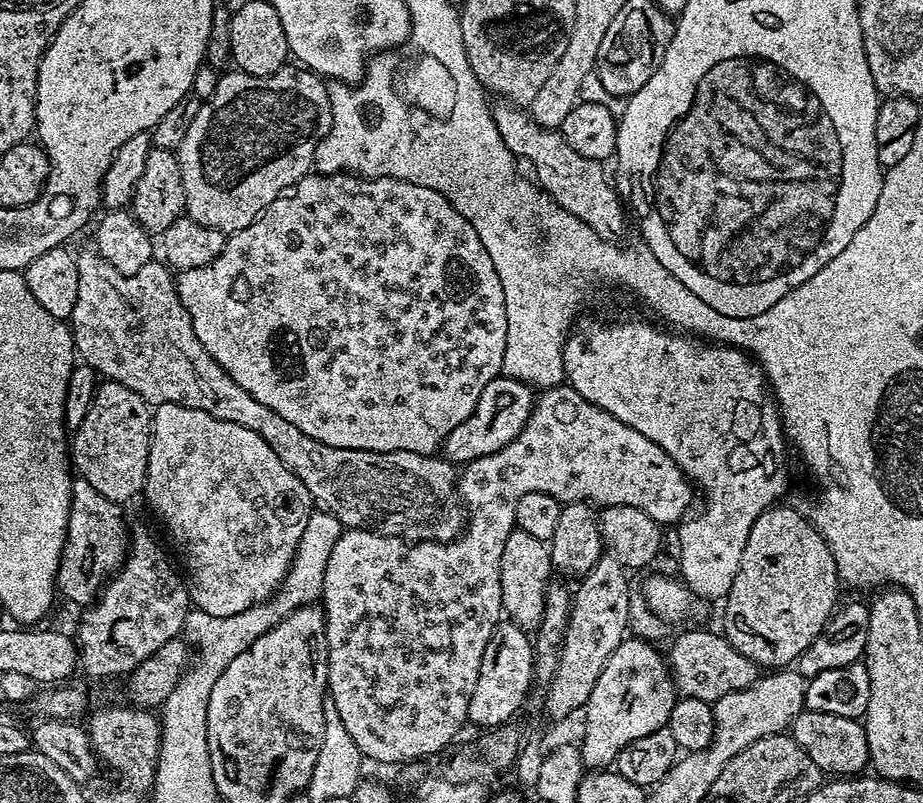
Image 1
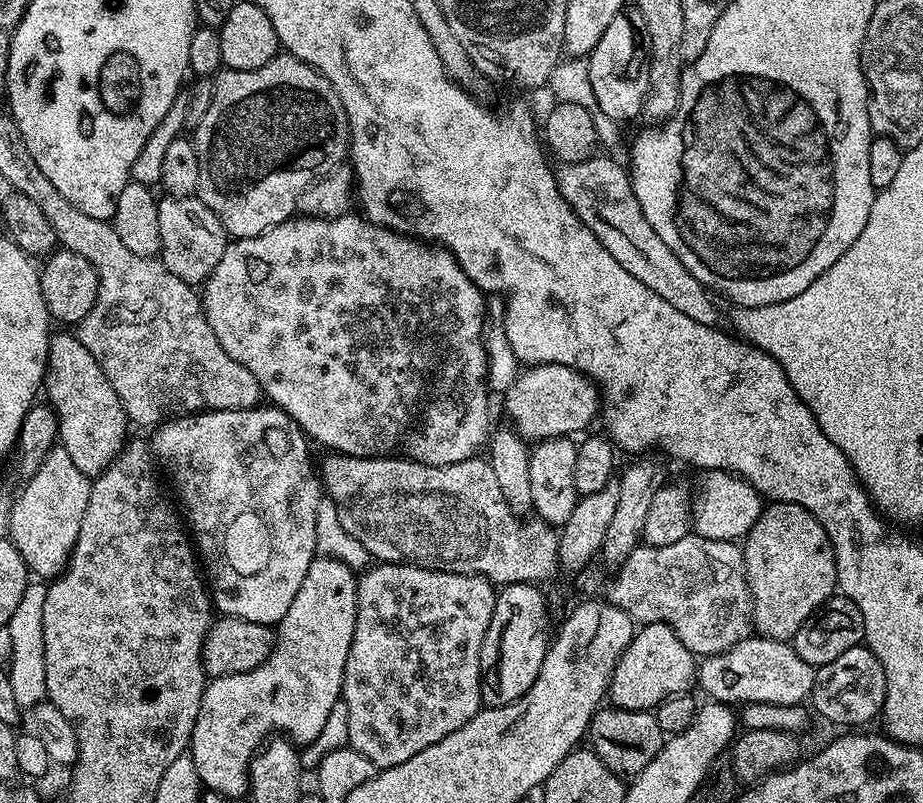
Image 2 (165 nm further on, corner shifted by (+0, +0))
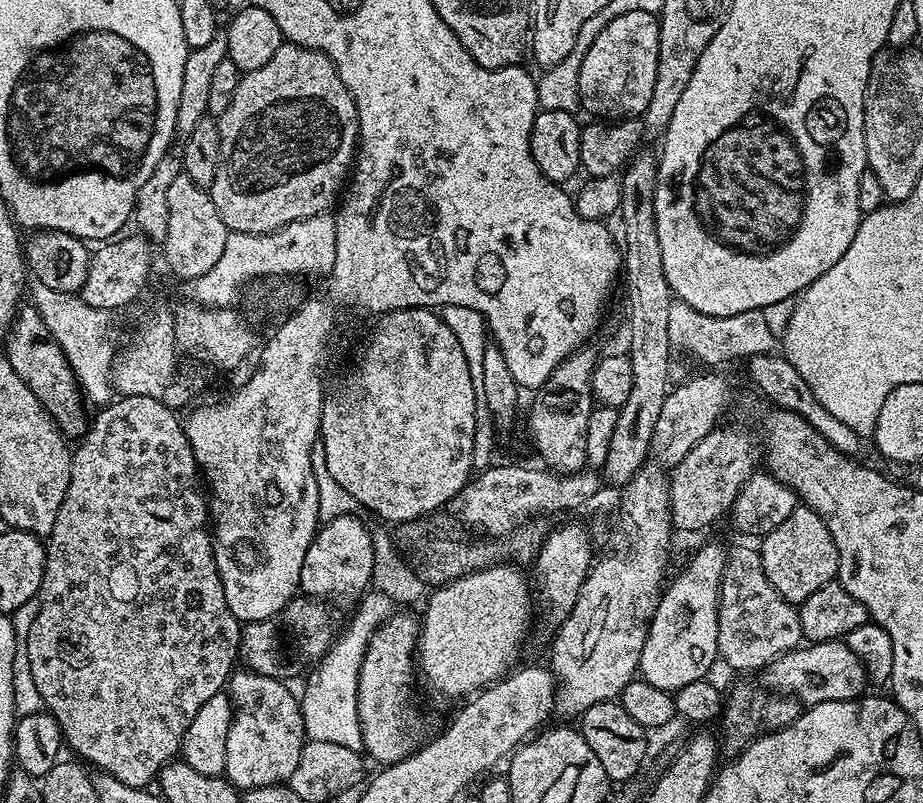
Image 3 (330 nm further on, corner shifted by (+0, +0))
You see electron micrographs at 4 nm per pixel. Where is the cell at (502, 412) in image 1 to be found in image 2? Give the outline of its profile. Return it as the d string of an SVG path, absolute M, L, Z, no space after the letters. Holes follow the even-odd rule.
M533 364L525 367L517 375L515 382L508 387L508 391L503 393L502 400L504 400L505 414L512 419L511 427L528 442L552 440L556 436L575 437L577 435L575 432L583 433L585 431L583 428L595 416L597 419L602 408L602 397L597 385L583 376L578 369L561 364Z

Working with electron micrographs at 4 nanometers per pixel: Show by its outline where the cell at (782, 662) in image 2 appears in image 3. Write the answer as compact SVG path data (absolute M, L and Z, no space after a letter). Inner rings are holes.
M841 640L811 643L782 654L774 662L764 665L762 675L765 684L763 687L769 693L791 696L806 706L826 701L852 700L863 695L865 686L868 686L867 672L860 657Z

